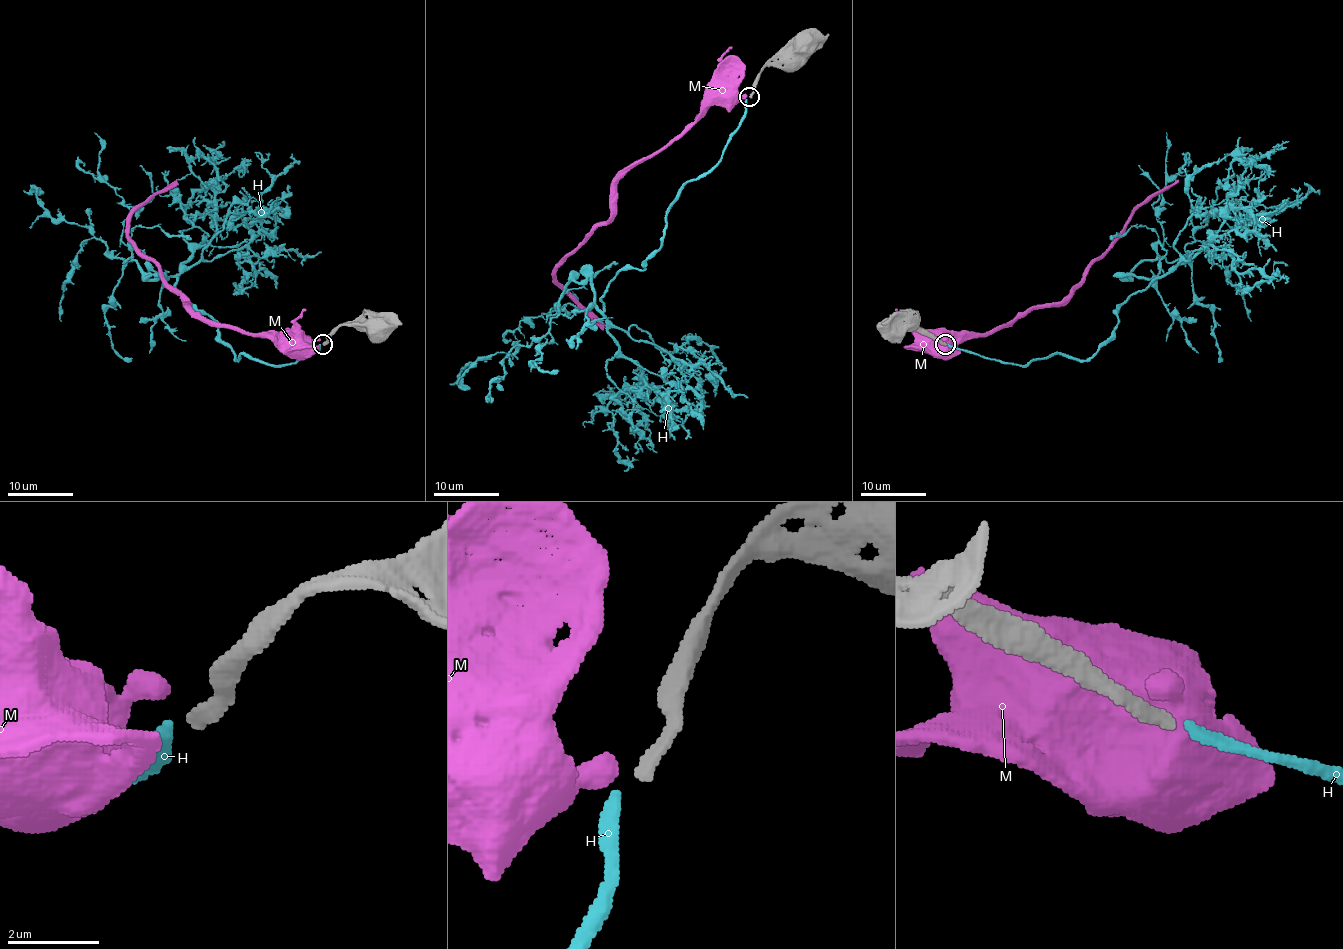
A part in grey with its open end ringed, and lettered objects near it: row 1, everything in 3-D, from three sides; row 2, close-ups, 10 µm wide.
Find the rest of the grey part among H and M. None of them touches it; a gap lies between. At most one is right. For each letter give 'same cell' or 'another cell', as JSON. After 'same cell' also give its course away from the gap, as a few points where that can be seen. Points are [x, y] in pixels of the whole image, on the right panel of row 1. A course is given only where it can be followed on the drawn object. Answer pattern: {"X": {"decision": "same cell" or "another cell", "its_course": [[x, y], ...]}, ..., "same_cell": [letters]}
{"H": {"decision": "same cell", "its_course": [[948, 344], [1022, 366], [1089, 359], [1116, 310], [1159, 277], [1157, 246], [1174, 263], [1193, 238], [1250, 321]]}, "M": {"decision": "another cell"}, "same_cell": ["H"]}

